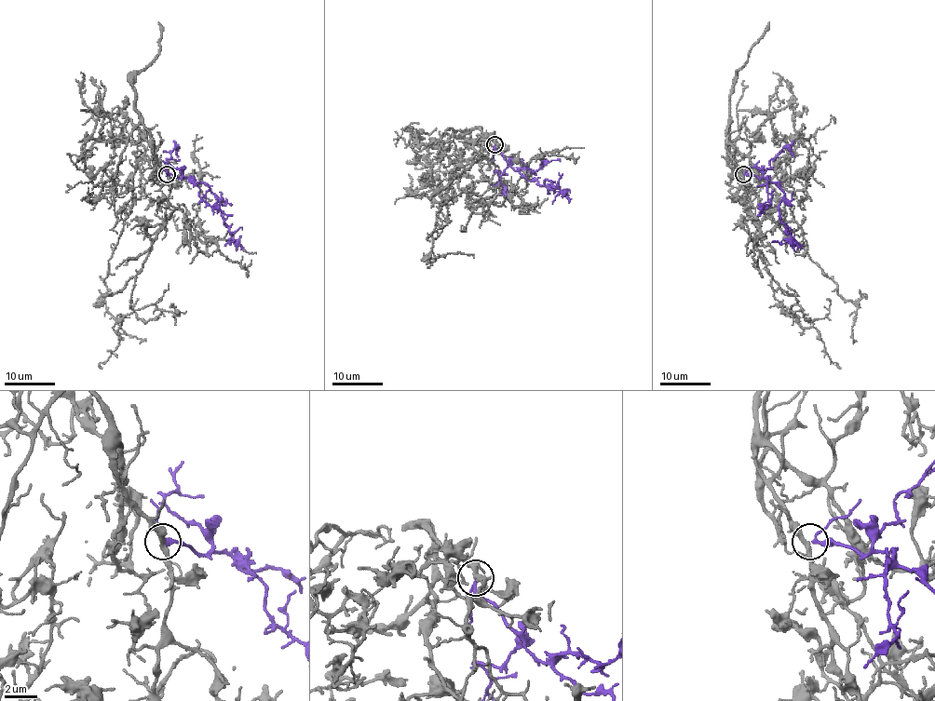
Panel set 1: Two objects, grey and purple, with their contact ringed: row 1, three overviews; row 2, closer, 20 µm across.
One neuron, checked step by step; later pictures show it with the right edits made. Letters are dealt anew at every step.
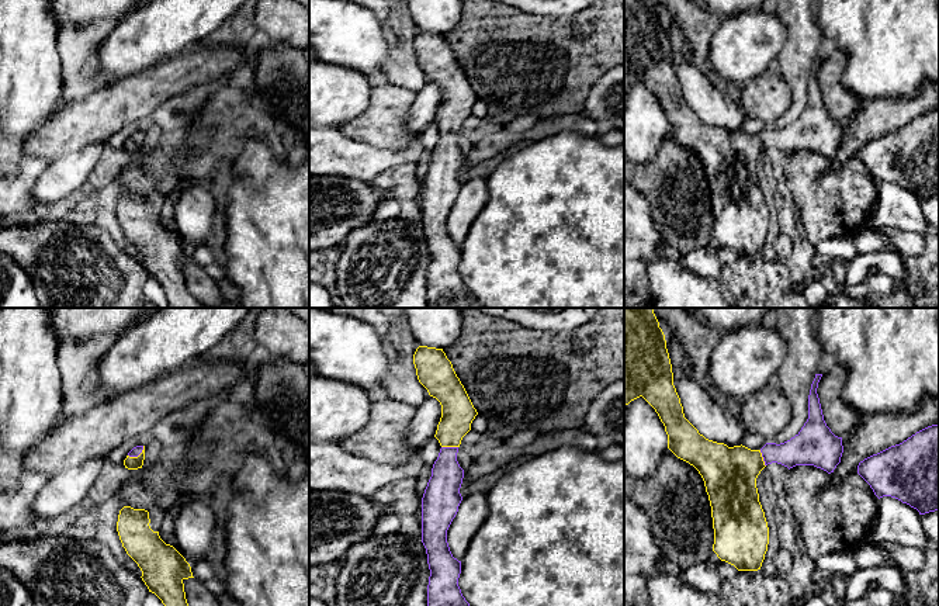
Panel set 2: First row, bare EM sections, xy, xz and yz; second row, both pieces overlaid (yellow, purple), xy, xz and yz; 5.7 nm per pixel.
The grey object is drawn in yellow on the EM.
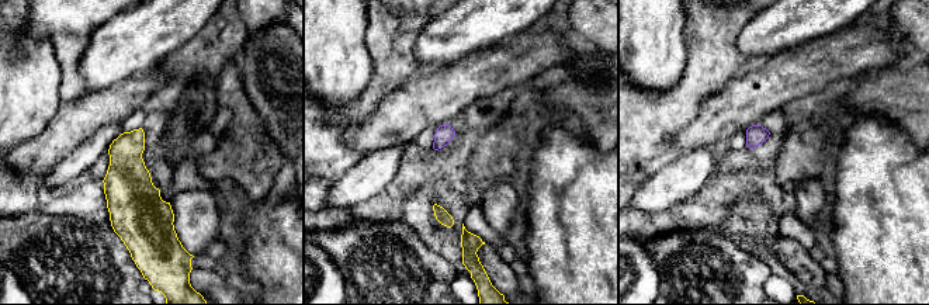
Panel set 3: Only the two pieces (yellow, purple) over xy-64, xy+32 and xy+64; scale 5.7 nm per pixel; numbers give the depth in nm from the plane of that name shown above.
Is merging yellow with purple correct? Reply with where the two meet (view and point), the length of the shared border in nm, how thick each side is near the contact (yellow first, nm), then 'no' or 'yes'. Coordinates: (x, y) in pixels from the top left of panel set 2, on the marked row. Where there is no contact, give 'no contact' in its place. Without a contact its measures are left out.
meets yellow in xy at (138, 456); contact 110 nm long; 80 nm thick on the yellow side, 60 nm on the other; yes

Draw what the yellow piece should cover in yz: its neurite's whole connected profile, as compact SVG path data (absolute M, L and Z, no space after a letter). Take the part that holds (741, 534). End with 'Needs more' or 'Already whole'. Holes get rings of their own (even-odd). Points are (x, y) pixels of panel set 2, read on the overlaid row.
M624 308L624 404L642 397L658 413L668 434L668 449L680 460L693 465L701 475L708 495L714 529L713 551L721 561L738 571L758 571L769 544L769 527L759 502L756 478L772 463L789 470L796 465L814 465L834 472L843 453L842 437L827 426L817 394L822 374L815 374L808 395L808 419L790 440L766 443L760 450L745 446L728 447L706 439L685 418L680 398L673 385L673 373L666 340L652 308Z. Needs more

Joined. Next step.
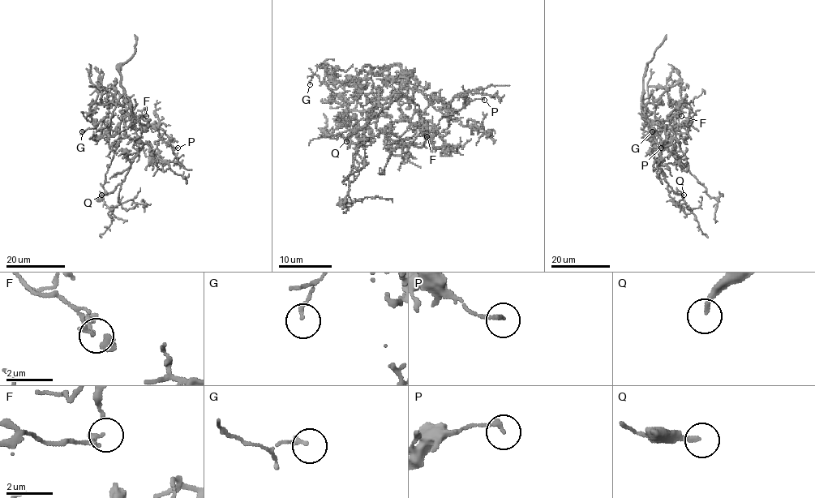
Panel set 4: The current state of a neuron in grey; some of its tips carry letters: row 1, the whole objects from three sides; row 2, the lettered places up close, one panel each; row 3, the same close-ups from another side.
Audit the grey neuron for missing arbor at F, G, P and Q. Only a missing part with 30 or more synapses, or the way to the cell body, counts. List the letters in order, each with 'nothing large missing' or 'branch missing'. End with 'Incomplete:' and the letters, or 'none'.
F: nothing large missing
G: nothing large missing
P: nothing large missing
Q: branch missing
Incomplete: Q

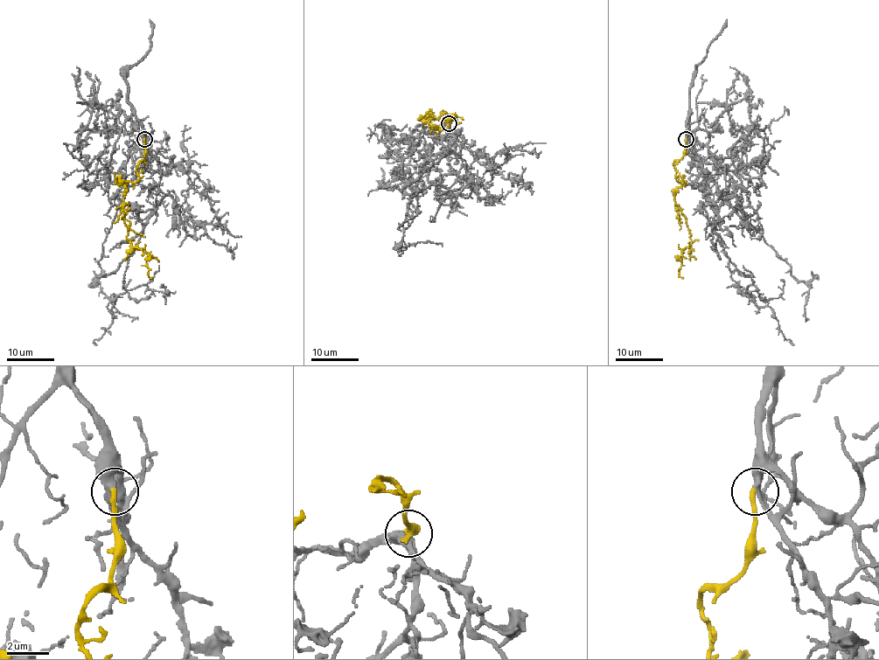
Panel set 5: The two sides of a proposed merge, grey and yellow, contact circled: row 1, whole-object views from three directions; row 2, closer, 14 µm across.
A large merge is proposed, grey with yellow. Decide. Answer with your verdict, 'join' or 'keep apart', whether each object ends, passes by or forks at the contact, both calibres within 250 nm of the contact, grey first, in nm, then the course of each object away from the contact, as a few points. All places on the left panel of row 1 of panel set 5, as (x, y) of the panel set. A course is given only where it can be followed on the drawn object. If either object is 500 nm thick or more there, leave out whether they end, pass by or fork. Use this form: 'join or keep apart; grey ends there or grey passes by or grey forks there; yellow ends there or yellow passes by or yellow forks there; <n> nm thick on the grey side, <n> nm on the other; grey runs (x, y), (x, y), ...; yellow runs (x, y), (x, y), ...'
join; grey passes by; yellow ends there; 320 nm thick on the grey side, 240 nm on the other; grey runs (144, 138), (133, 114), (115, 142), (106, 175), (122, 176), (125, 195), (96, 281), (137, 319); yellow runs (144, 139), (139, 178), (125, 184), (123, 223), (127, 240), (147, 256), (152, 278)

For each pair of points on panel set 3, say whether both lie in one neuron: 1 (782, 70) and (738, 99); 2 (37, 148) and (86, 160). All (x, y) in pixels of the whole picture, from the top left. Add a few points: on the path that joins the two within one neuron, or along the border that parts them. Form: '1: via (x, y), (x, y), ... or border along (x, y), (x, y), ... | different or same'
1: via (770, 82), (749, 96) | same
2: border along (93, 134), (42, 176) | different

